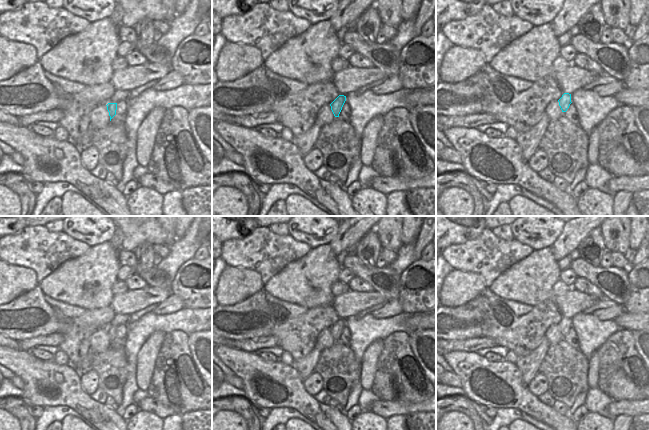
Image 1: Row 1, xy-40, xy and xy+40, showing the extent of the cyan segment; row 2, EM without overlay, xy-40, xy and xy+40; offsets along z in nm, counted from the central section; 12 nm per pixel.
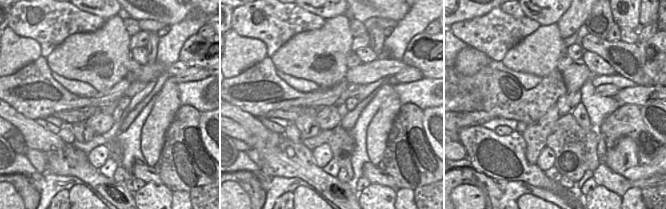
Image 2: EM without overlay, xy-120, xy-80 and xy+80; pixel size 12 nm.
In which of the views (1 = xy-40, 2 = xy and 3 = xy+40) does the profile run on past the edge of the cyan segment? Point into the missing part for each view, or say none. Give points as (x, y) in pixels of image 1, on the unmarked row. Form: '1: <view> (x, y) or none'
1: none
2: none
3: none

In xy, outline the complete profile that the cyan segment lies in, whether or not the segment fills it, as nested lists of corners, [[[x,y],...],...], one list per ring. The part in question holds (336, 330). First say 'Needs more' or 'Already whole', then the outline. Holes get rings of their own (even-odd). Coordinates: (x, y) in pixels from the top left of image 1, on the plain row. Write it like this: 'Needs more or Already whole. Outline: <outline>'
Already whole. Outline: [[[339,319],[331,328],[331,334],[335,341],[339,341],[342,331],[346,325],[346,320]]]

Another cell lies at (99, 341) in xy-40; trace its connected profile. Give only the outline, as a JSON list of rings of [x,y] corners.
[[[100,328],[90,336],[90,352],[97,355],[106,352],[110,348],[110,340],[107,330]]]

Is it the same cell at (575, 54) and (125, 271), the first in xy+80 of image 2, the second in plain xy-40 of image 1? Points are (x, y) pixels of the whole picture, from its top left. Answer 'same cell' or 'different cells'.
same cell

